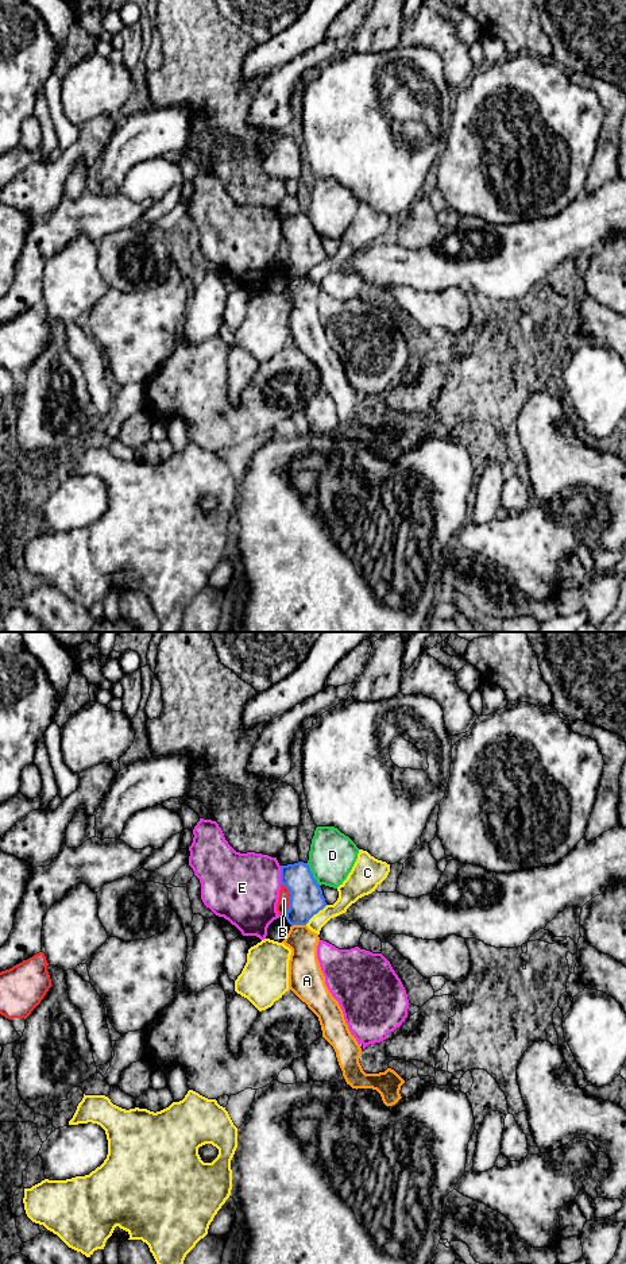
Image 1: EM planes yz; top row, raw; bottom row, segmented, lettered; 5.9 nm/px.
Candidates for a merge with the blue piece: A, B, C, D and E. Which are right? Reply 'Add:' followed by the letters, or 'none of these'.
Add: none of these

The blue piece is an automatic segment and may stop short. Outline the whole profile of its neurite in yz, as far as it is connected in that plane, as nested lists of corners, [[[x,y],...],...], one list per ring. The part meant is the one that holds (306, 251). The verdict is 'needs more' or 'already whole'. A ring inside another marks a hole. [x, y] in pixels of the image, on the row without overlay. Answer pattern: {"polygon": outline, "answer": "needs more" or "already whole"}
{"polygon": [[[308,215],[281,217],[281,235],[290,243],[290,255],[285,269],[291,278],[306,277],[326,258],[322,242]]], "answer": "already whole"}

